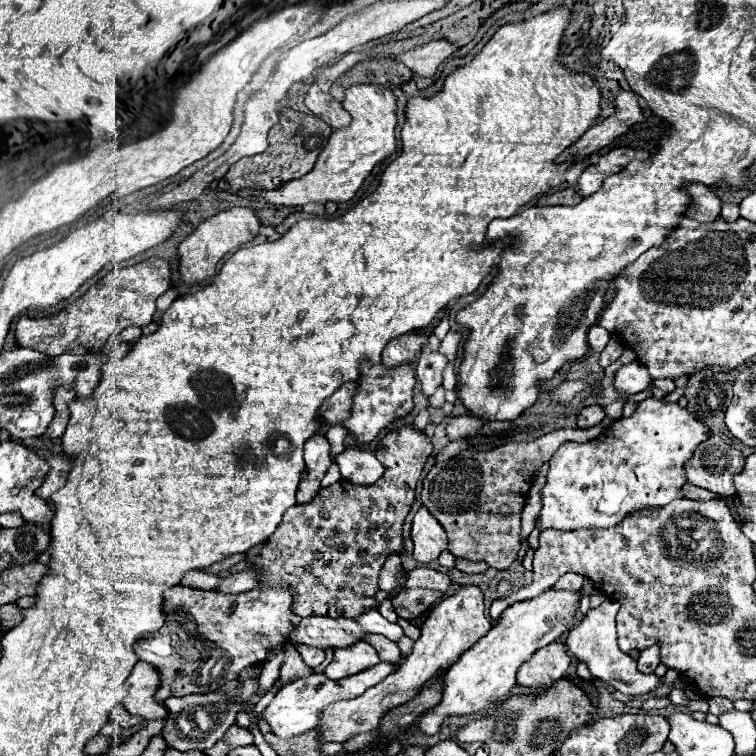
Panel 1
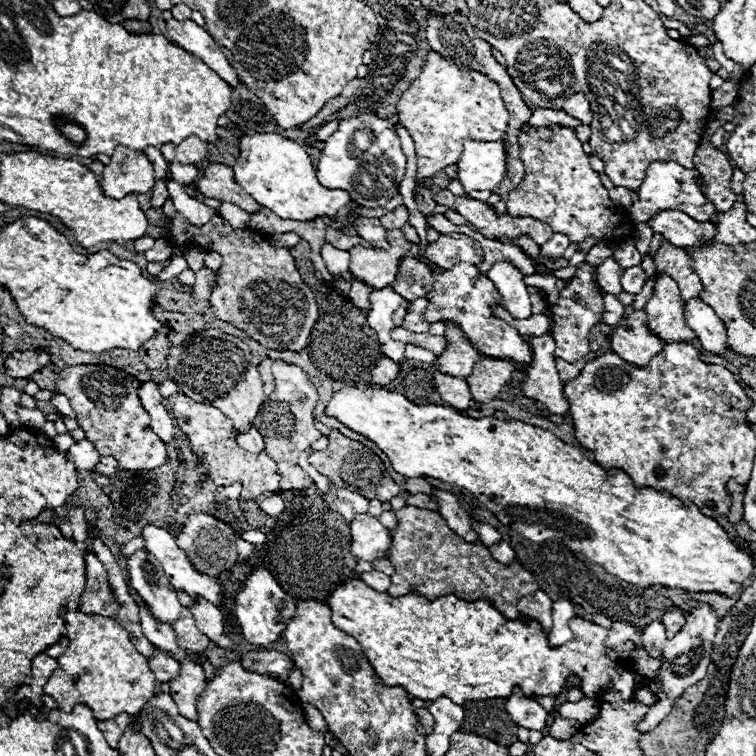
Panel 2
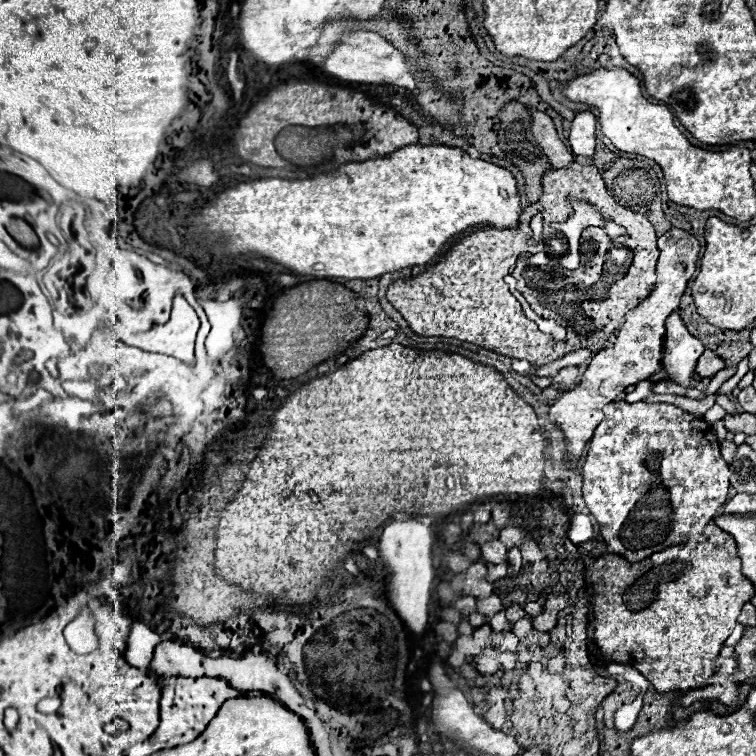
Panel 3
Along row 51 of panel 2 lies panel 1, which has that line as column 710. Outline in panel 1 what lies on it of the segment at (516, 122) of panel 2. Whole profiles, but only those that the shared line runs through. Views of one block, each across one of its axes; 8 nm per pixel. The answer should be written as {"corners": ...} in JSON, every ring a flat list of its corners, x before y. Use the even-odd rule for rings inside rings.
{"corners":[[710,434,692,454,692,458,688,462,684,462,684,470,686,470,686,478,690,484,706,488,714,494,720,496,734,496,734,482,732,476,738,474,744,466,744,456,740,454,740,450,732,448,728,442,724,442,720,436]]}

